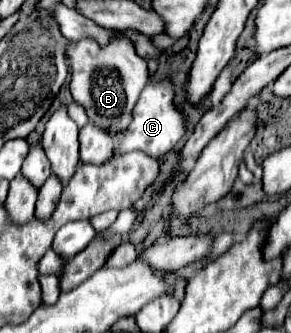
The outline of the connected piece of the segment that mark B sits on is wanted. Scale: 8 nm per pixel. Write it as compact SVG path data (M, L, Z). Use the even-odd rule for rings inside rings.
M116 32L108 44L98 44L94 38L82 38L66 44L66 60L70 64L70 90L72 98L82 104L88 112L88 118L96 126L104 126L112 136L124 126L128 126L130 112L148 84L148 66L146 60L136 54L134 42L122 32Z

